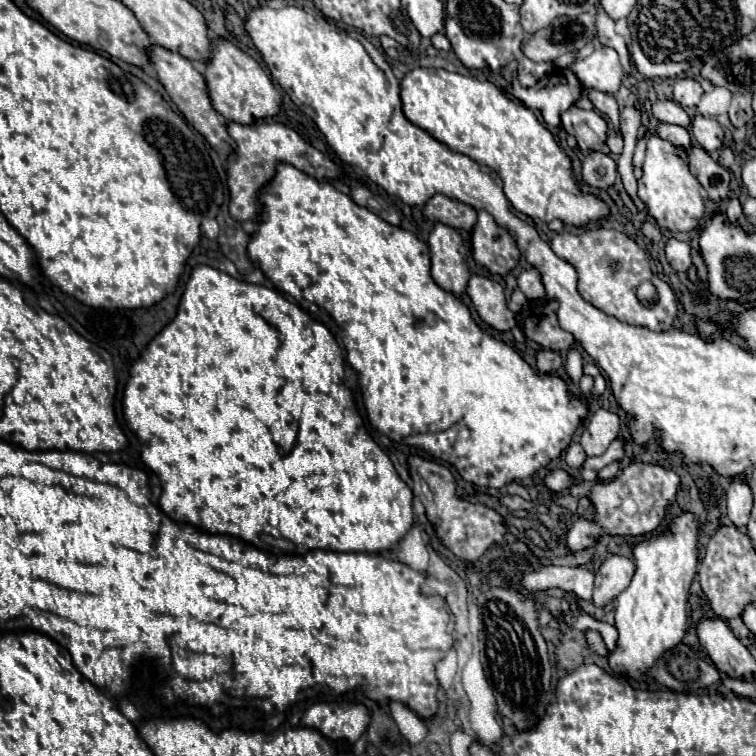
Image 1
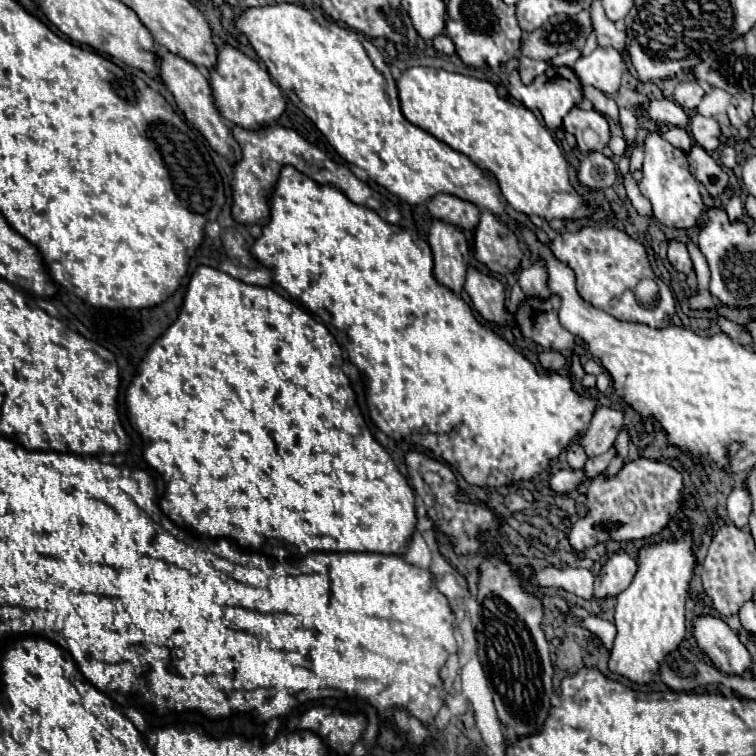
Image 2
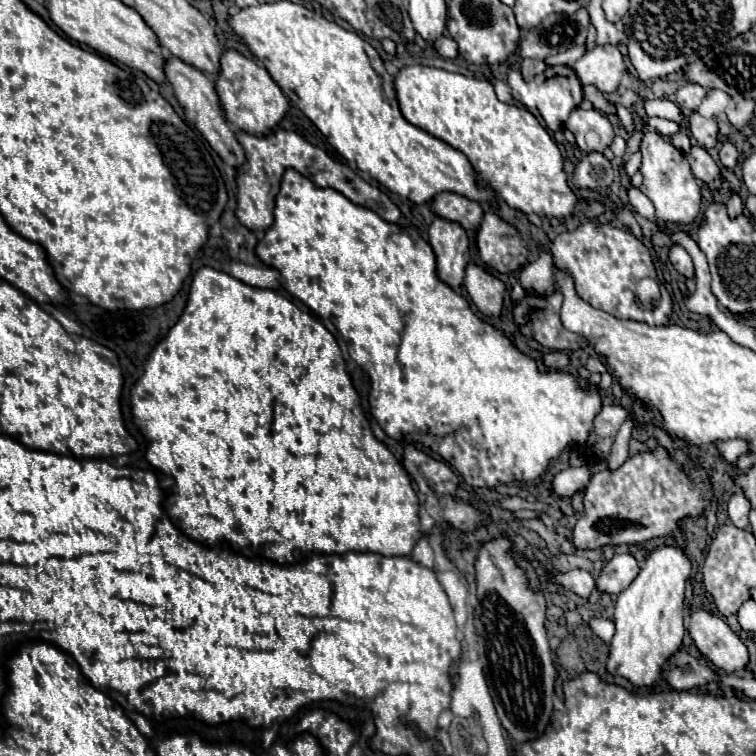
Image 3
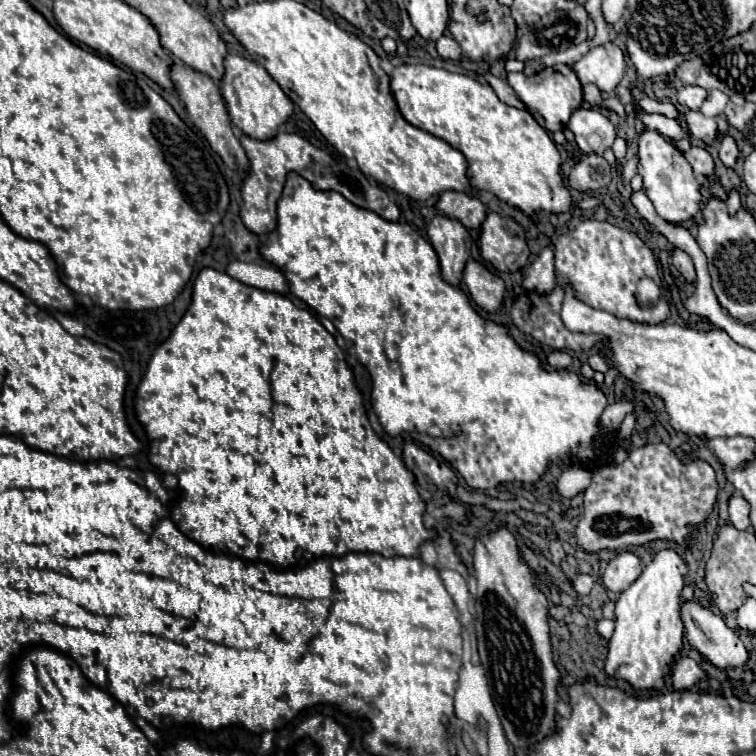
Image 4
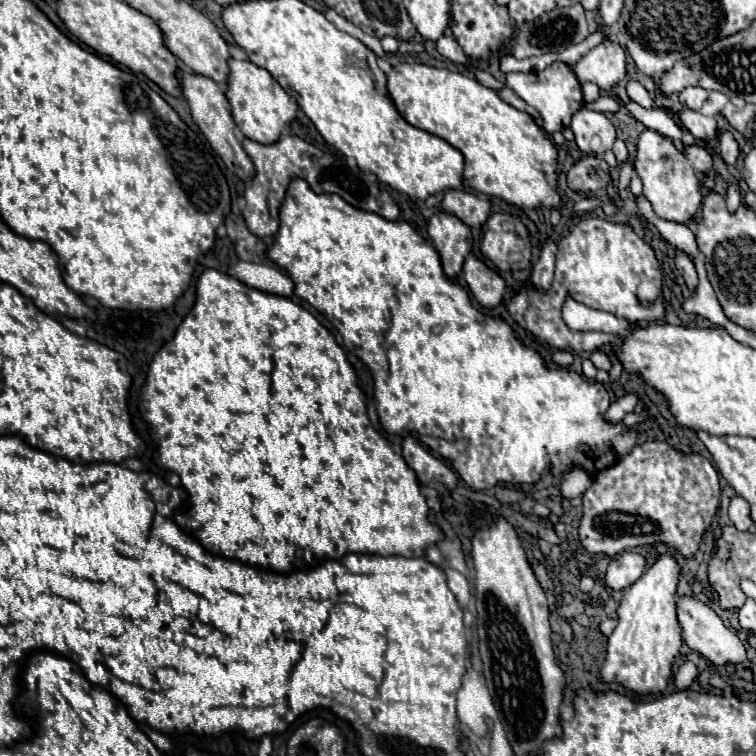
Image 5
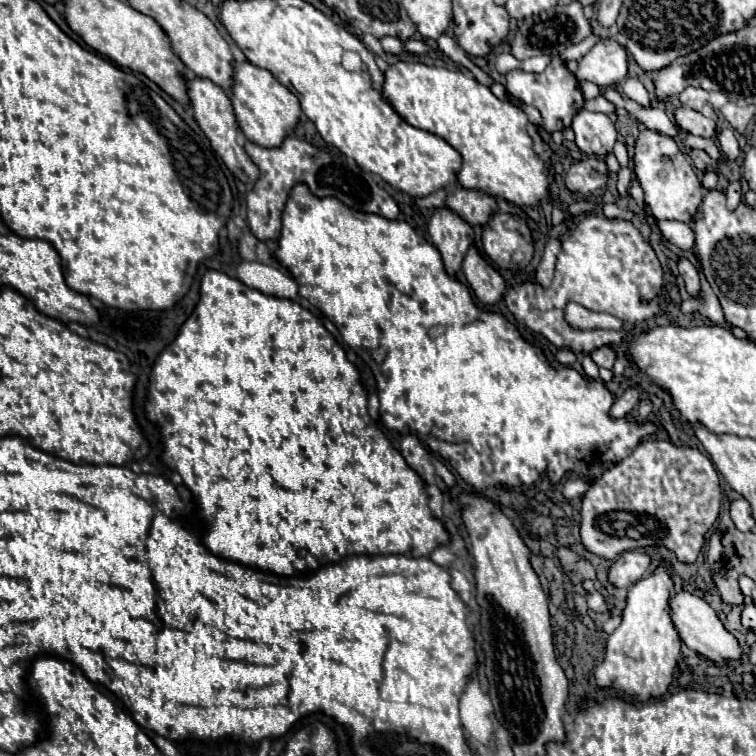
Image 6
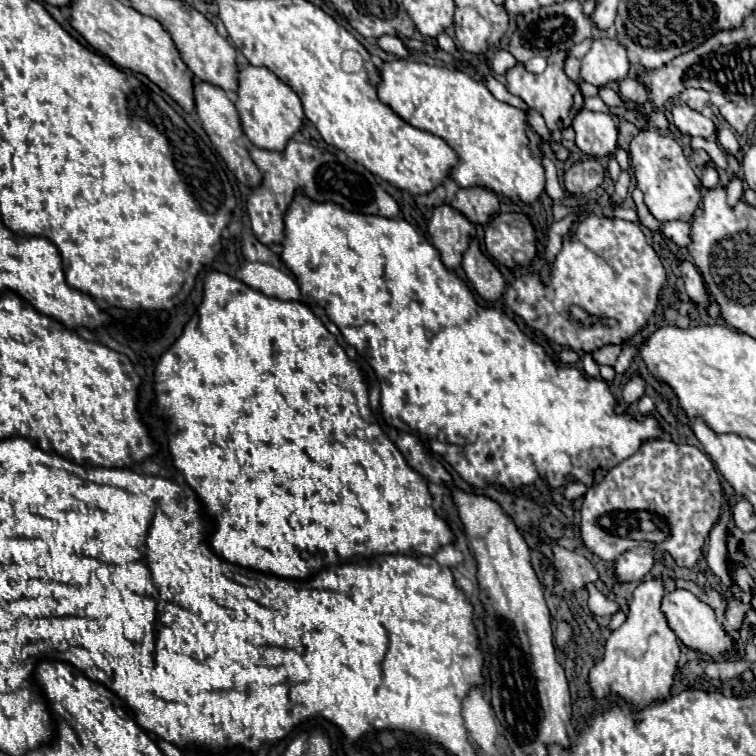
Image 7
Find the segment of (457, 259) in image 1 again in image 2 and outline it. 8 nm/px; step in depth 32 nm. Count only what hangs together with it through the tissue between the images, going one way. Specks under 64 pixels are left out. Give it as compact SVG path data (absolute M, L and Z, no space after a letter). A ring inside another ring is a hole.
M434 220L428 234L428 244L434 258L434 278L454 294L460 294L464 288L470 258L464 234L460 228L452 228L452 224Z

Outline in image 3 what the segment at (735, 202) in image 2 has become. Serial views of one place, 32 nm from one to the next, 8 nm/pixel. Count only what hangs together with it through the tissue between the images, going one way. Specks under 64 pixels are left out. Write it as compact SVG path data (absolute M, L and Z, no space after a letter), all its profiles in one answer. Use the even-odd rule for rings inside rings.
M738 194L730 196L730 200L726 202L726 208L728 208L728 216L730 218L736 218L736 216L740 216L744 212L744 206L742 206L742 200L740 200Z

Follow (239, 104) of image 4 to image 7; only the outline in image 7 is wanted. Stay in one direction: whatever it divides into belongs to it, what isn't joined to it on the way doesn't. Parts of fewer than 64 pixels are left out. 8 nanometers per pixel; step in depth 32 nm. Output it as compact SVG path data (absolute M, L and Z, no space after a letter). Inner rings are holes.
M244 66L238 70L238 88L236 88L236 110L240 116L242 130L246 138L258 148L282 152L286 142L300 130L304 110L300 98L284 82L280 82L268 68Z

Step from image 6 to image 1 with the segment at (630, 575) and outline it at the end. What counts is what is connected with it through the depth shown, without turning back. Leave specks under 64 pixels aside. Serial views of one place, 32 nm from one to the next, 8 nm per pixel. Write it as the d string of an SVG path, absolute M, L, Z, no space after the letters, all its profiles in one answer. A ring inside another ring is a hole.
M608 556L596 572L596 584L594 584L594 596L592 596L594 606L604 608L622 590L626 590L632 580L632 572L634 572L634 564L630 558Z

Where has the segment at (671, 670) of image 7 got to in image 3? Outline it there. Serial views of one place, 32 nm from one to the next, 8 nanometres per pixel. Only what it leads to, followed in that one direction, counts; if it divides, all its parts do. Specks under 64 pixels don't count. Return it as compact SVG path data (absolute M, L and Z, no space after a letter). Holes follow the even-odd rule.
M660 546L650 550L632 584L616 598L616 636L610 644L608 672L630 680L634 686L650 686L660 678L660 664L680 648L684 628L684 590L690 580L692 562L682 546Z

